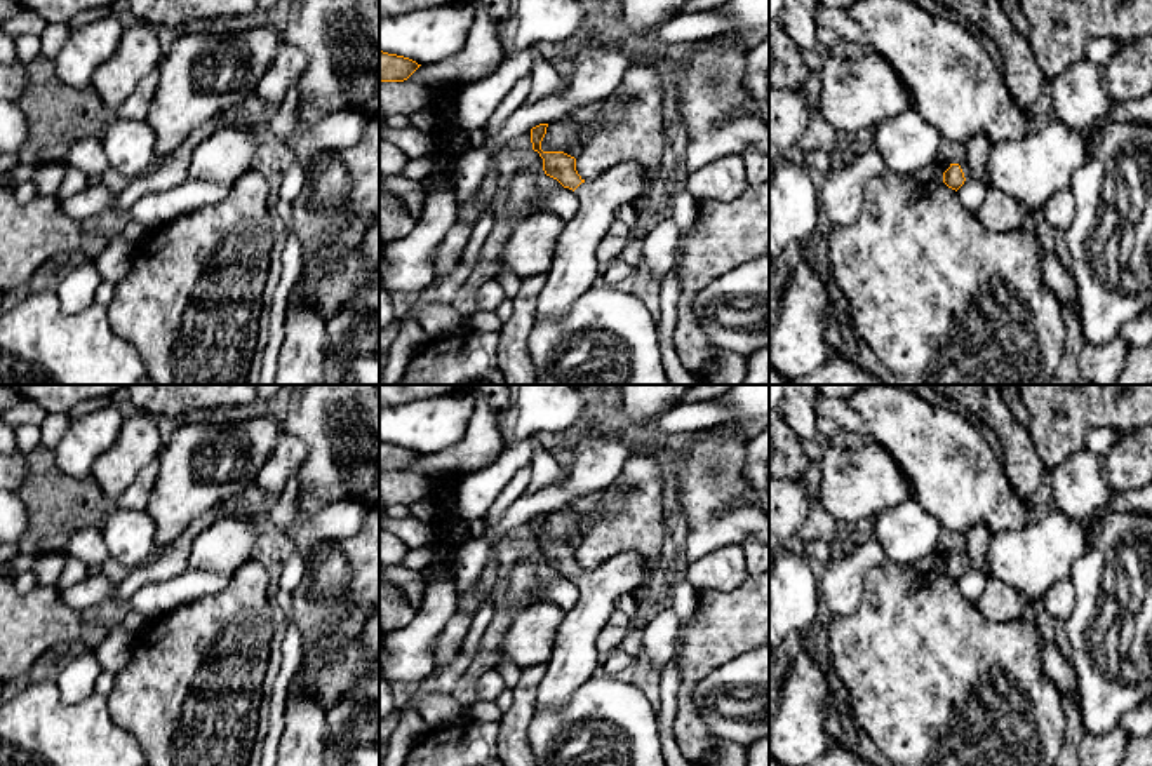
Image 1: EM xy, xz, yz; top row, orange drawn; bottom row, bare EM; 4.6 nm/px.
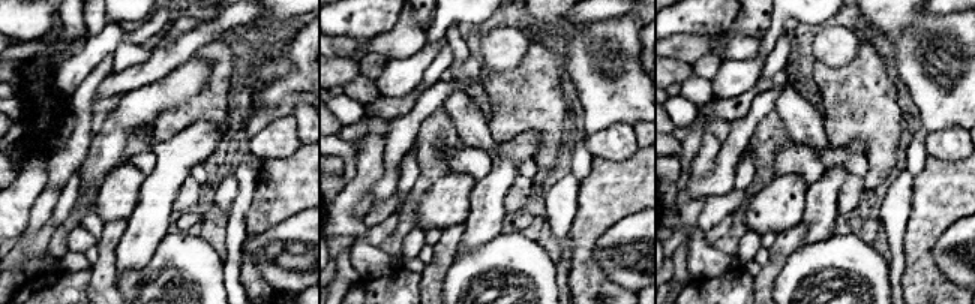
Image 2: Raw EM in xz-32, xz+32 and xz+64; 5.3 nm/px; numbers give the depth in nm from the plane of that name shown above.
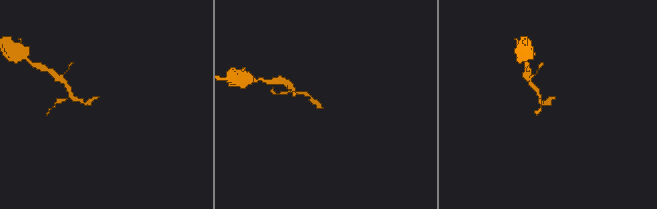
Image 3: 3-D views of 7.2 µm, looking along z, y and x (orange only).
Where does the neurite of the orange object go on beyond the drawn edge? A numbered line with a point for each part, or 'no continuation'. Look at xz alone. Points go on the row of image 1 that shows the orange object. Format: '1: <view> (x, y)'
1: xz (573, 272)

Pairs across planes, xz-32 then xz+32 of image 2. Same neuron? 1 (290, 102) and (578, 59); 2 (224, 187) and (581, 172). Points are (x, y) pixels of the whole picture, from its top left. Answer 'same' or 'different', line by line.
1: same
2: different

